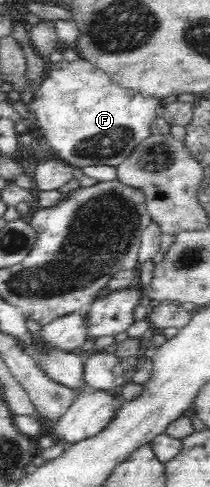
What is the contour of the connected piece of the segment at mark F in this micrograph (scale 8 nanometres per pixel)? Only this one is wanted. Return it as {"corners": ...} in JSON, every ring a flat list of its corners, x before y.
{"corners":[[80,57,78,61,53,63,45,73,40,89,35,92,29,103,38,125,38,135,43,144,58,155,58,159,65,164,75,167,88,167,88,165,117,166,132,153,141,141,150,135,150,125,156,118,156,108,161,101,156,98,144,96,136,91,122,88,114,84,109,76,92,63]]}

